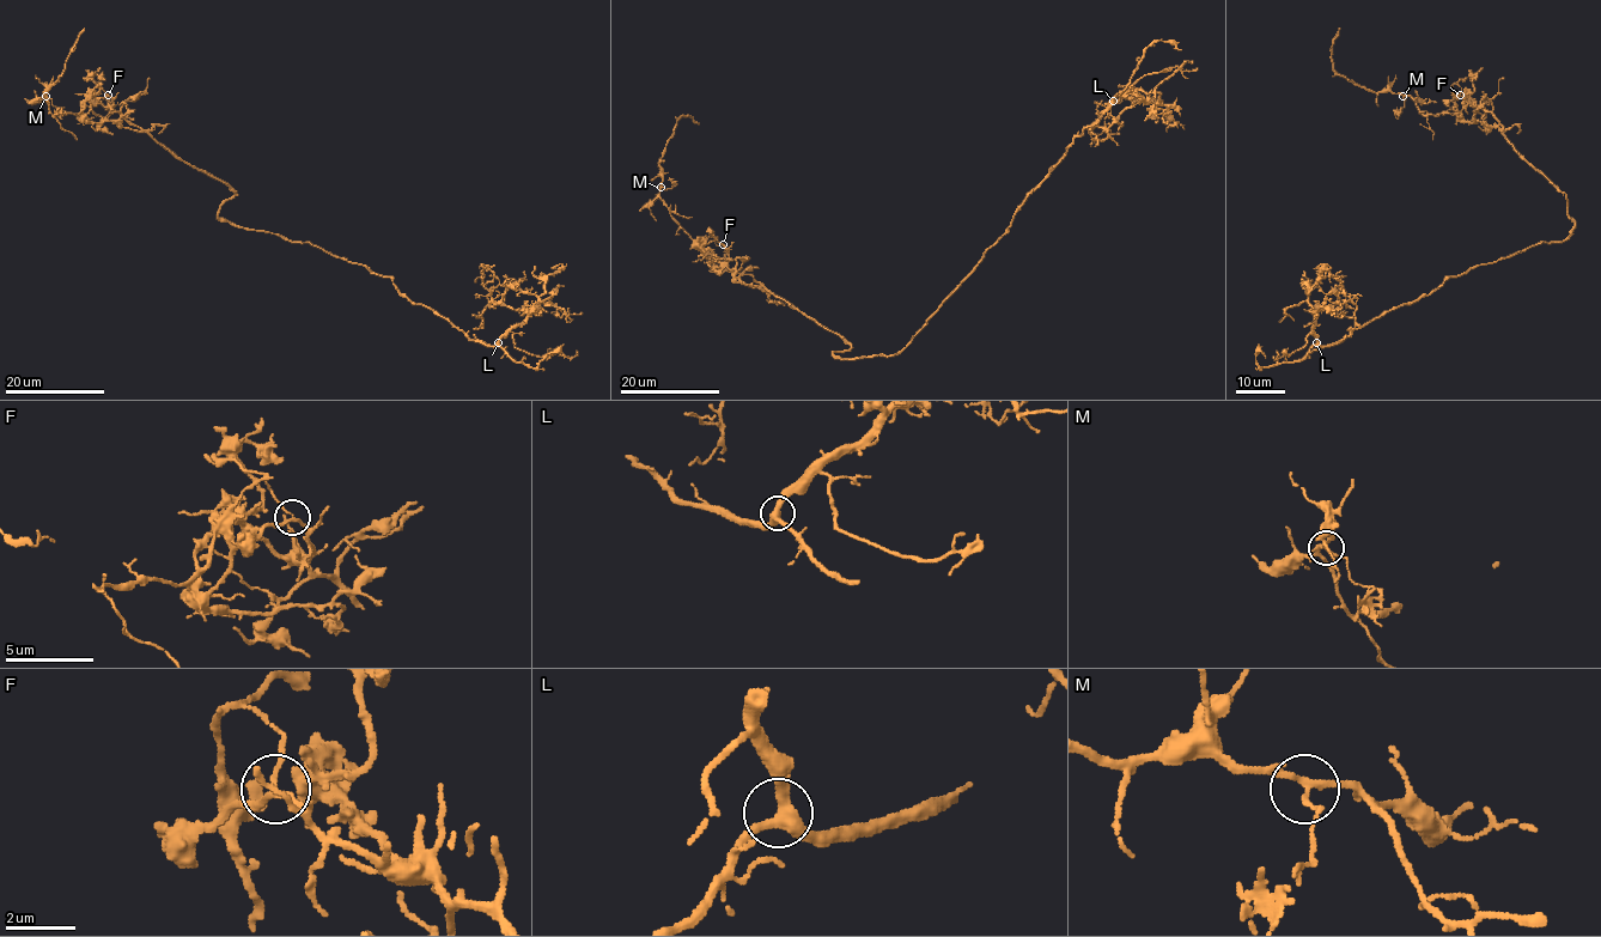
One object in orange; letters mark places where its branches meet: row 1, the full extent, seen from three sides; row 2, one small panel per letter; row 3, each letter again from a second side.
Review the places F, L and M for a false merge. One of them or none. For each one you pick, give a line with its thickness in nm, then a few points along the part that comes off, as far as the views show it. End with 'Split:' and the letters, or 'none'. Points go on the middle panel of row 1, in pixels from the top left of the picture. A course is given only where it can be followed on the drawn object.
F: calibre 140 nm; course (723, 244), (708, 237), (693, 239), (659, 195), (659, 159), (675, 126), (686, 115), (699, 125)
Split: F

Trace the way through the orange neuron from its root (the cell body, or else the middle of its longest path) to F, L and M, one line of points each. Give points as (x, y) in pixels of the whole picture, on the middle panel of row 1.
F: (887, 356), (836, 357), (833, 352), (851, 346), (762, 286), (744, 285), (728, 268), (729, 253), (723, 244)
L: (887, 356), (896, 354), (906, 346), (1008, 230), (1016, 208), (1072, 140), (1091, 127), (1113, 101)
M: (887, 356), (836, 357), (851, 348), (840, 336), (738, 283), (736, 262), (707, 254), (661, 187)

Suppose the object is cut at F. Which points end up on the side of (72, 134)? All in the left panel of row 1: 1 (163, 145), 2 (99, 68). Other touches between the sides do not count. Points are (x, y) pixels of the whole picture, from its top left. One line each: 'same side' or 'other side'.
1: other side
2: other side

